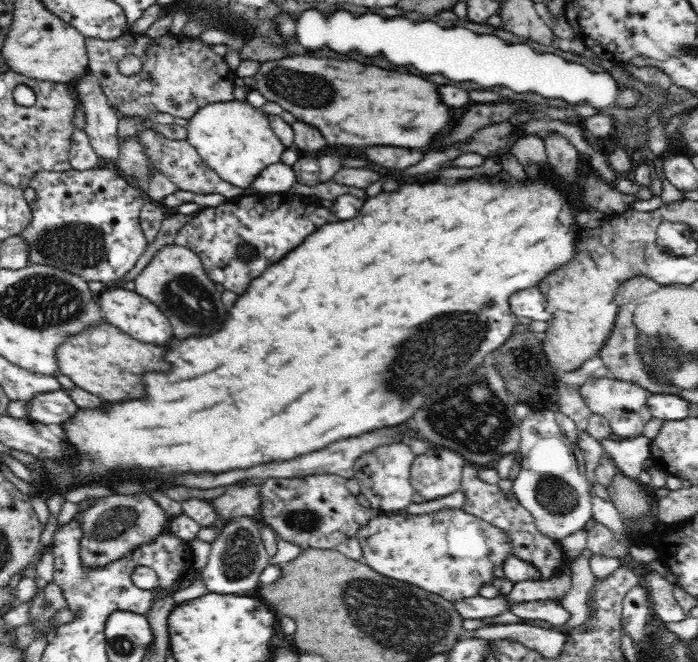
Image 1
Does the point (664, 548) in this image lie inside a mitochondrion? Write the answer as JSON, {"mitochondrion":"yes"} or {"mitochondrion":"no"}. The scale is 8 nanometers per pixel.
{"mitochondrion":"no"}

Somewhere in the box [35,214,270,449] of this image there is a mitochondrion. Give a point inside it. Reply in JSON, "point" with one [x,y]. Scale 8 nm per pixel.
{"point":[191,301]}

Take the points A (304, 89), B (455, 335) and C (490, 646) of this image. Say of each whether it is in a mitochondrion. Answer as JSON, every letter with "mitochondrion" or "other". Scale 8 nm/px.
{"A":"mitochondrion","B":"mitochondrion","C":"other"}

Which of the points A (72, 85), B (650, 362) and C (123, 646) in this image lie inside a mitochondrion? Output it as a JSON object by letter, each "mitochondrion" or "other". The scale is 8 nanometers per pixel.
{"A":"other","B":"mitochondrion","C":"mitochondrion"}

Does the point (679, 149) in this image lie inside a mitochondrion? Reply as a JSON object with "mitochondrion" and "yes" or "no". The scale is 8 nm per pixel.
{"mitochondrion":"no"}

